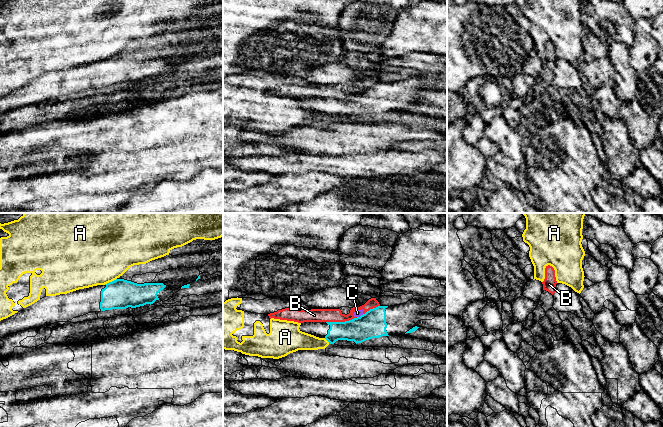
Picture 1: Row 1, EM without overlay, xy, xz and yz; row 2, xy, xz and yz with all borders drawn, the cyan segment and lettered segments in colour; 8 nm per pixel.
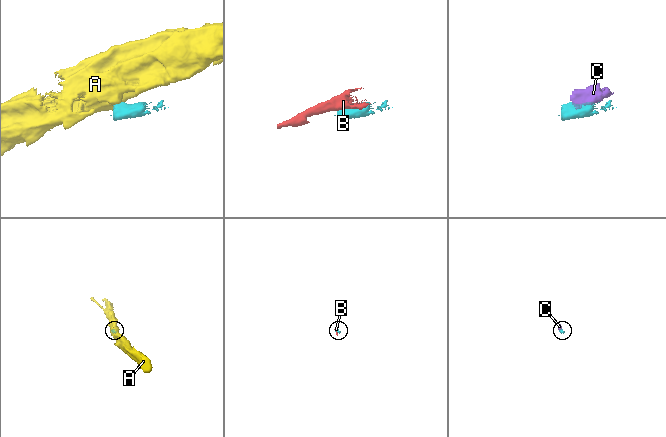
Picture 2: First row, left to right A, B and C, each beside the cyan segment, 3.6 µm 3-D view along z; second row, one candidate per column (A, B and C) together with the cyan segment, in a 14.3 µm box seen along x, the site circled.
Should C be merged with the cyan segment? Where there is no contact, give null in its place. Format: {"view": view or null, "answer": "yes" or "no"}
{"view": "xz", "answer": "no"}

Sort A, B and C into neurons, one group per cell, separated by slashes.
A / B C

